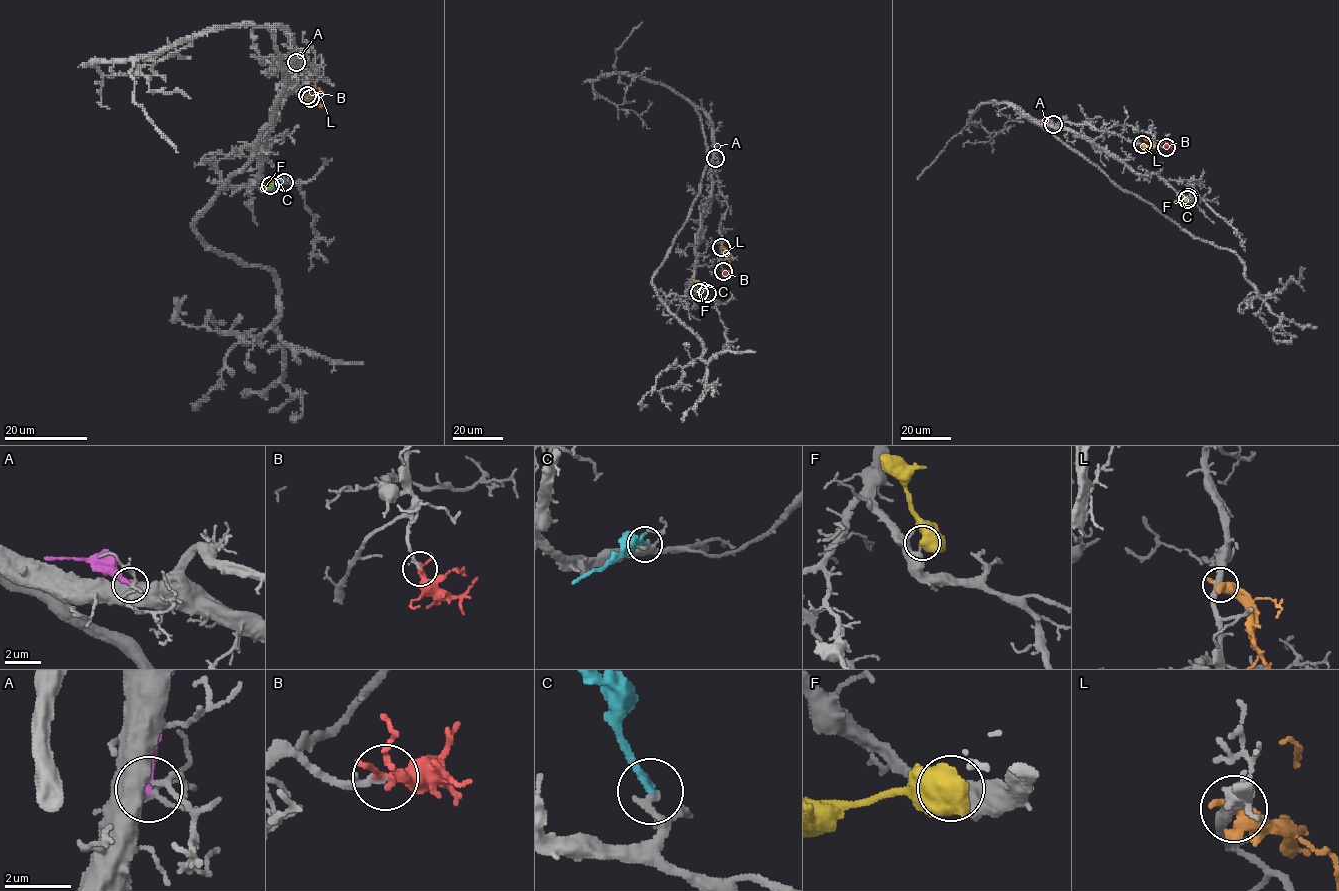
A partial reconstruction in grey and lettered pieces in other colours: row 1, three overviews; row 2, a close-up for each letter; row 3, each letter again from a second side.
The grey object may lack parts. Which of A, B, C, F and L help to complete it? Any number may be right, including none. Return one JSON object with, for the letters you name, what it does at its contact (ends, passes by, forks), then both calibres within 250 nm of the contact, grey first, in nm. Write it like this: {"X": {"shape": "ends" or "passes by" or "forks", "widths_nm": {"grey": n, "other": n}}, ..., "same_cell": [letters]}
{"B": {"shape": "ends", "widths_nm": {"grey": 200, "other": 400}}, "same_cell": ["B"]}

